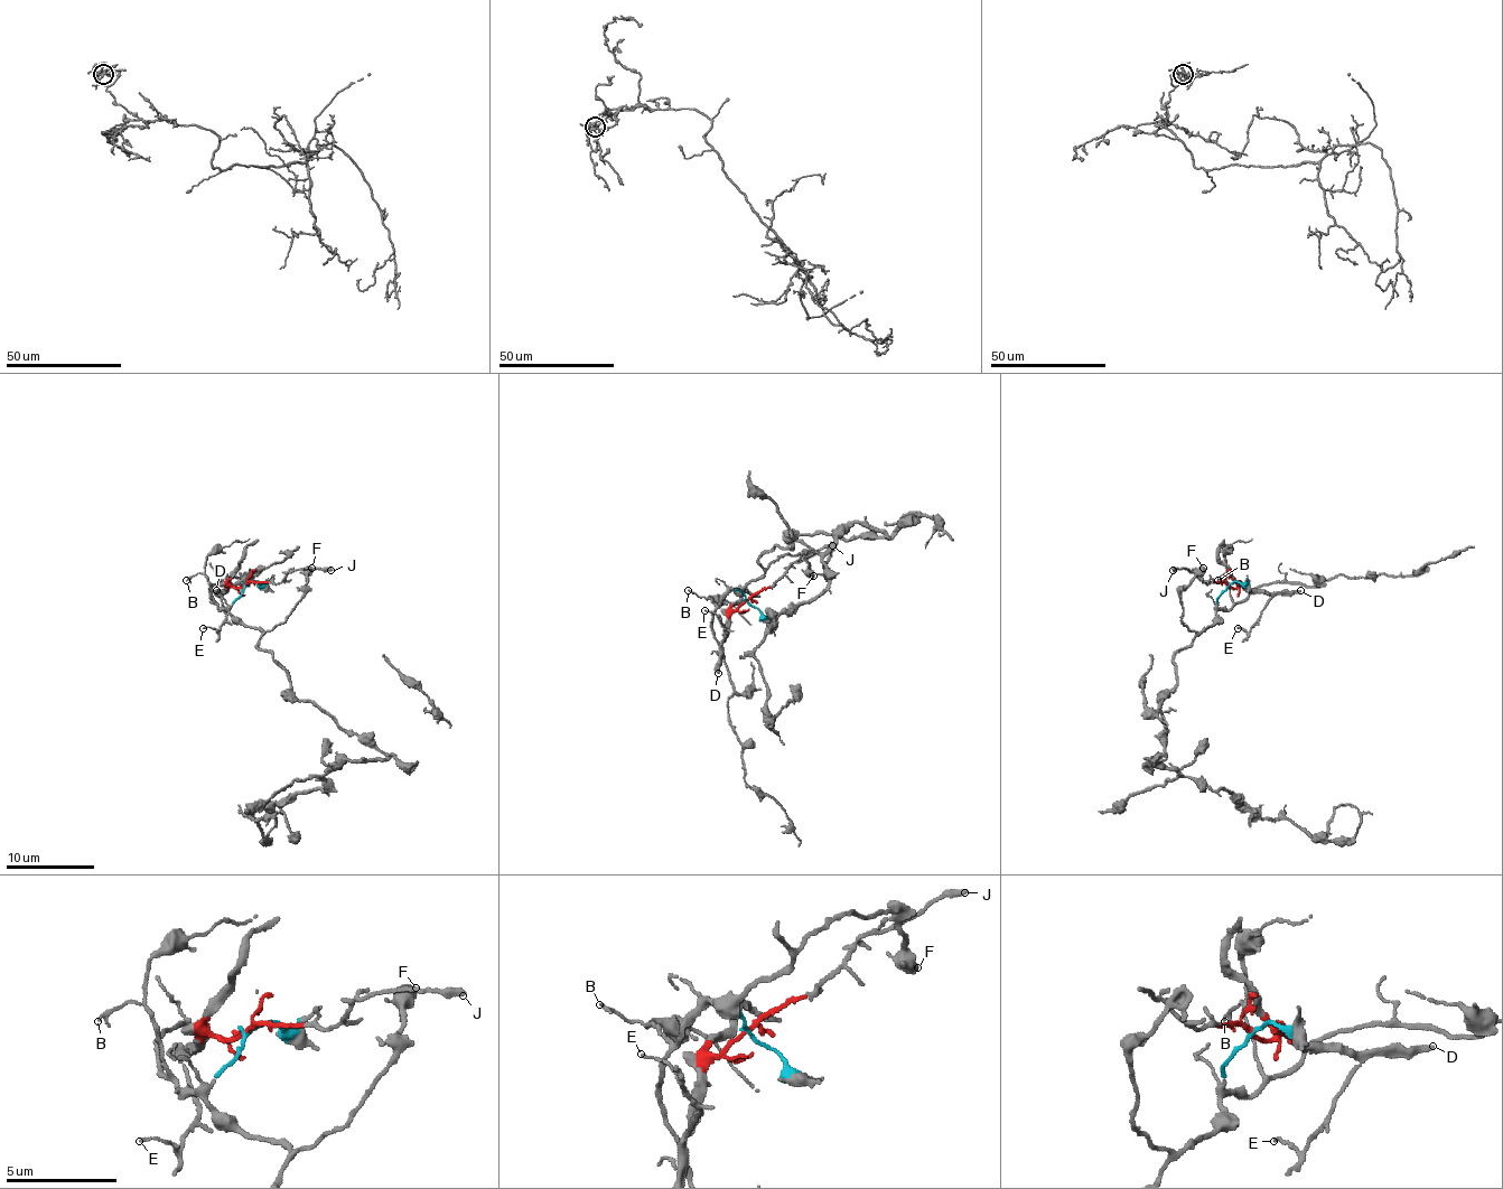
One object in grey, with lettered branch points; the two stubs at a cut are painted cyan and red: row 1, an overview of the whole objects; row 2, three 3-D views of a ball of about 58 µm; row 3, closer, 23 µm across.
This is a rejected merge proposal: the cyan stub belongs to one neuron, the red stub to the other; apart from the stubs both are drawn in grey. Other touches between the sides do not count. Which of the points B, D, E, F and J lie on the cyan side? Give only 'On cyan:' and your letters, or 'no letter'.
On cyan: B, F

